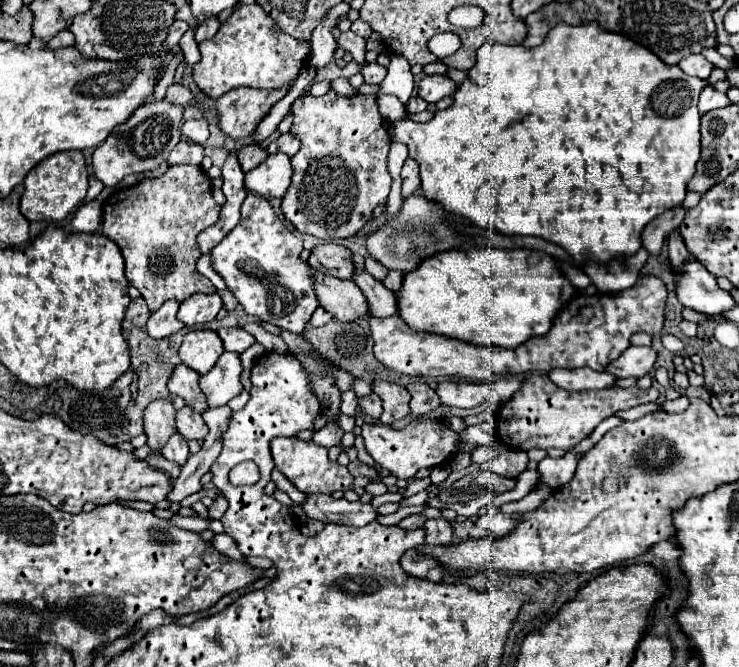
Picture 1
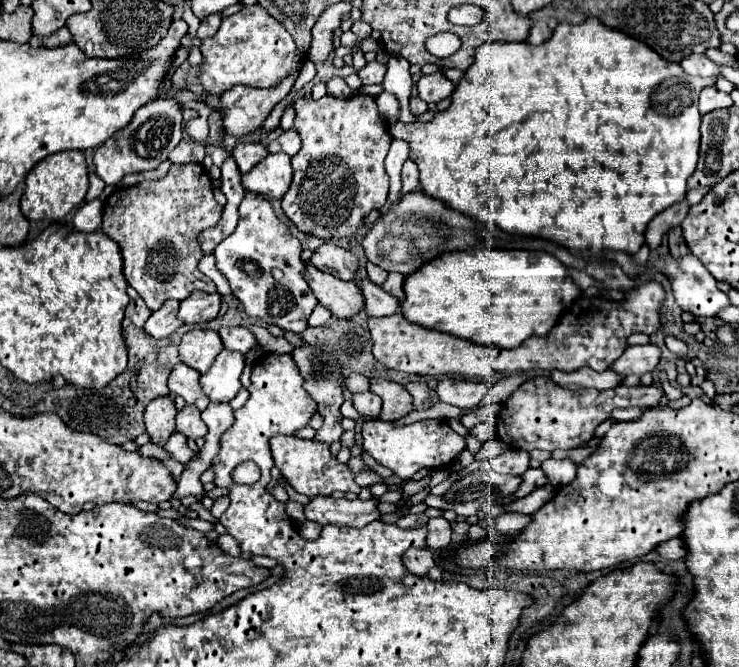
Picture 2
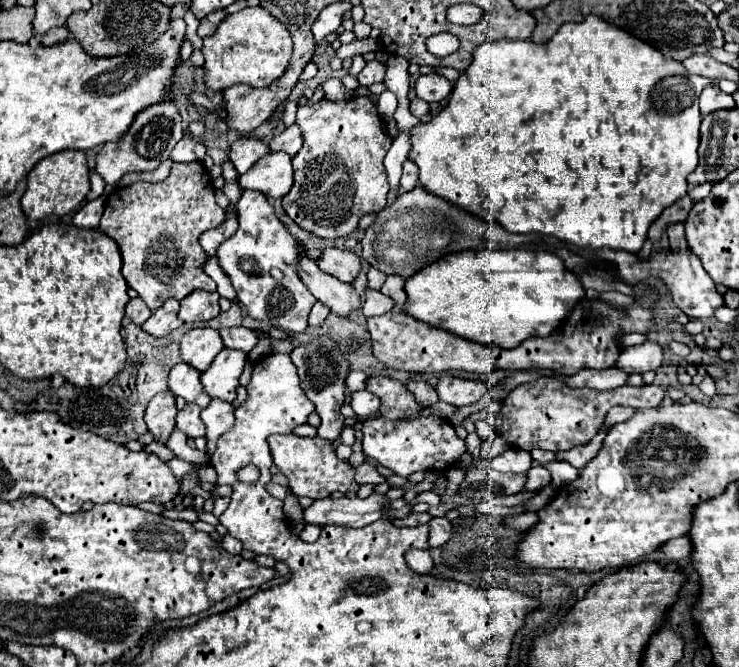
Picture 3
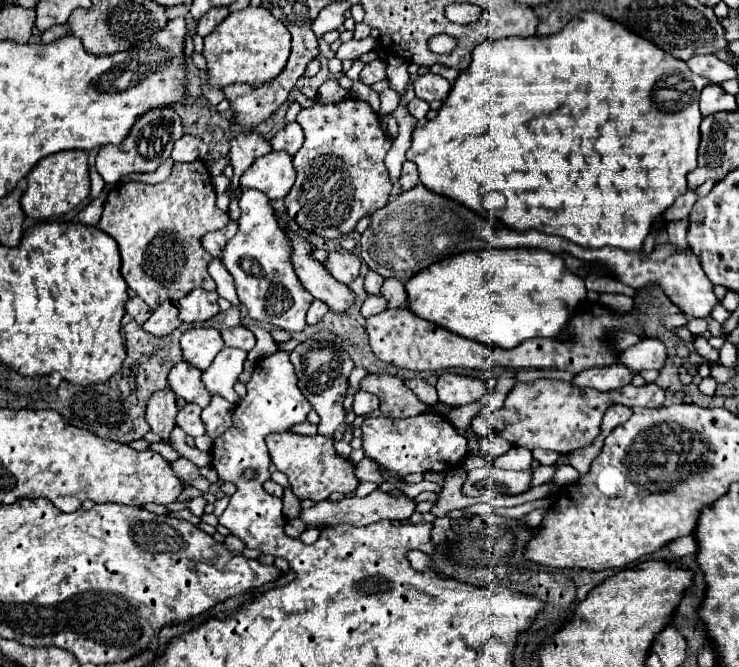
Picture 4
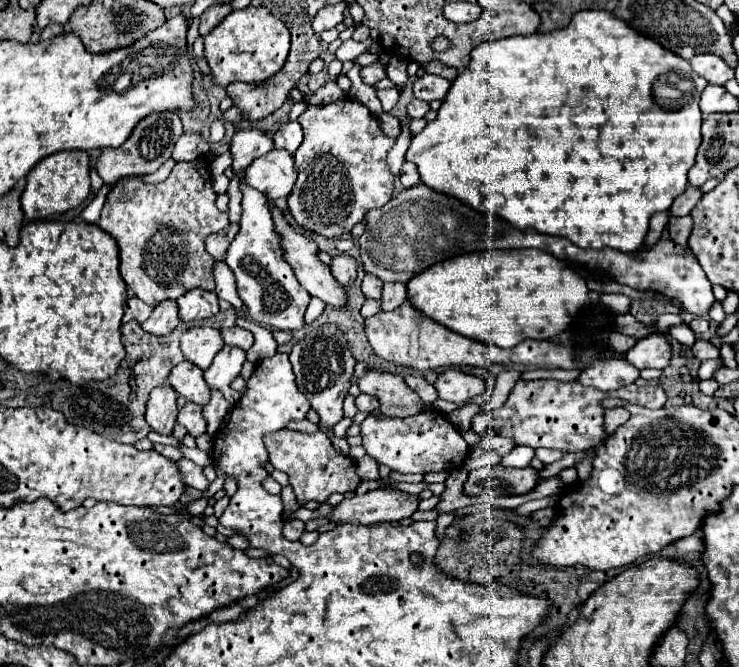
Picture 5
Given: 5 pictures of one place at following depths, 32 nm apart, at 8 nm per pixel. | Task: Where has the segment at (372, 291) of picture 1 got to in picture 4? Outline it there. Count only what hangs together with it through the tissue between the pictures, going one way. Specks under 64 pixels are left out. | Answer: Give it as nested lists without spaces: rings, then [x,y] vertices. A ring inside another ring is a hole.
[[[368,296],[368,300],[366,300],[364,306],[362,306],[362,316],[368,318],[368,316],[380,314],[380,312],[384,312],[384,310],[386,310],[386,300],[384,300],[384,296],[380,296],[380,298]]]

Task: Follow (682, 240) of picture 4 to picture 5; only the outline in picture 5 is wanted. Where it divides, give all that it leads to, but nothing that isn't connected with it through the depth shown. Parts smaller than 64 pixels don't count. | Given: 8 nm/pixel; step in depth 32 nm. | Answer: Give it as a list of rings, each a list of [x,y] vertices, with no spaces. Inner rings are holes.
[[[684,216],[684,218],[670,218],[668,222],[668,232],[670,232],[670,240],[678,242],[682,246],[688,244],[688,236],[692,232],[692,218]]]

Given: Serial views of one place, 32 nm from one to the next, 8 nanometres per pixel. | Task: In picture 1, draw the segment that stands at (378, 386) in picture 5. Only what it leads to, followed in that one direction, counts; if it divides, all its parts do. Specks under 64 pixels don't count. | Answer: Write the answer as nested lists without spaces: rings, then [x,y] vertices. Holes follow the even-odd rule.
[[[376,380],[372,384],[372,392],[376,392],[382,398],[384,404],[384,412],[380,416],[382,422],[392,424],[400,418],[406,418],[410,414],[410,394],[406,388],[386,382],[386,380]]]

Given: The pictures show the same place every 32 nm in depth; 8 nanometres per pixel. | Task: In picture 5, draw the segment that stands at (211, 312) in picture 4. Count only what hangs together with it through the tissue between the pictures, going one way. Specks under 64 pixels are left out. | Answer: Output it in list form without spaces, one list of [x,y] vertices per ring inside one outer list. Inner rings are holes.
[[[194,288],[186,294],[182,294],[176,302],[178,302],[178,308],[180,308],[180,320],[184,320],[184,322],[210,318],[218,312],[216,292],[206,292],[206,290],[200,290],[200,288]]]

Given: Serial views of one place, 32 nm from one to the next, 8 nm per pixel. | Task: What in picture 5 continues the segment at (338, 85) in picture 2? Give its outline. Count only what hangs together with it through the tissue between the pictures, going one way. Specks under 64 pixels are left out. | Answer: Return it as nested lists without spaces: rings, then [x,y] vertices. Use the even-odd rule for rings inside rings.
[[[331,80],[319,88],[310,98],[306,97],[306,101],[312,105],[320,105],[335,102],[344,97],[345,93],[338,87],[337,82]]]

